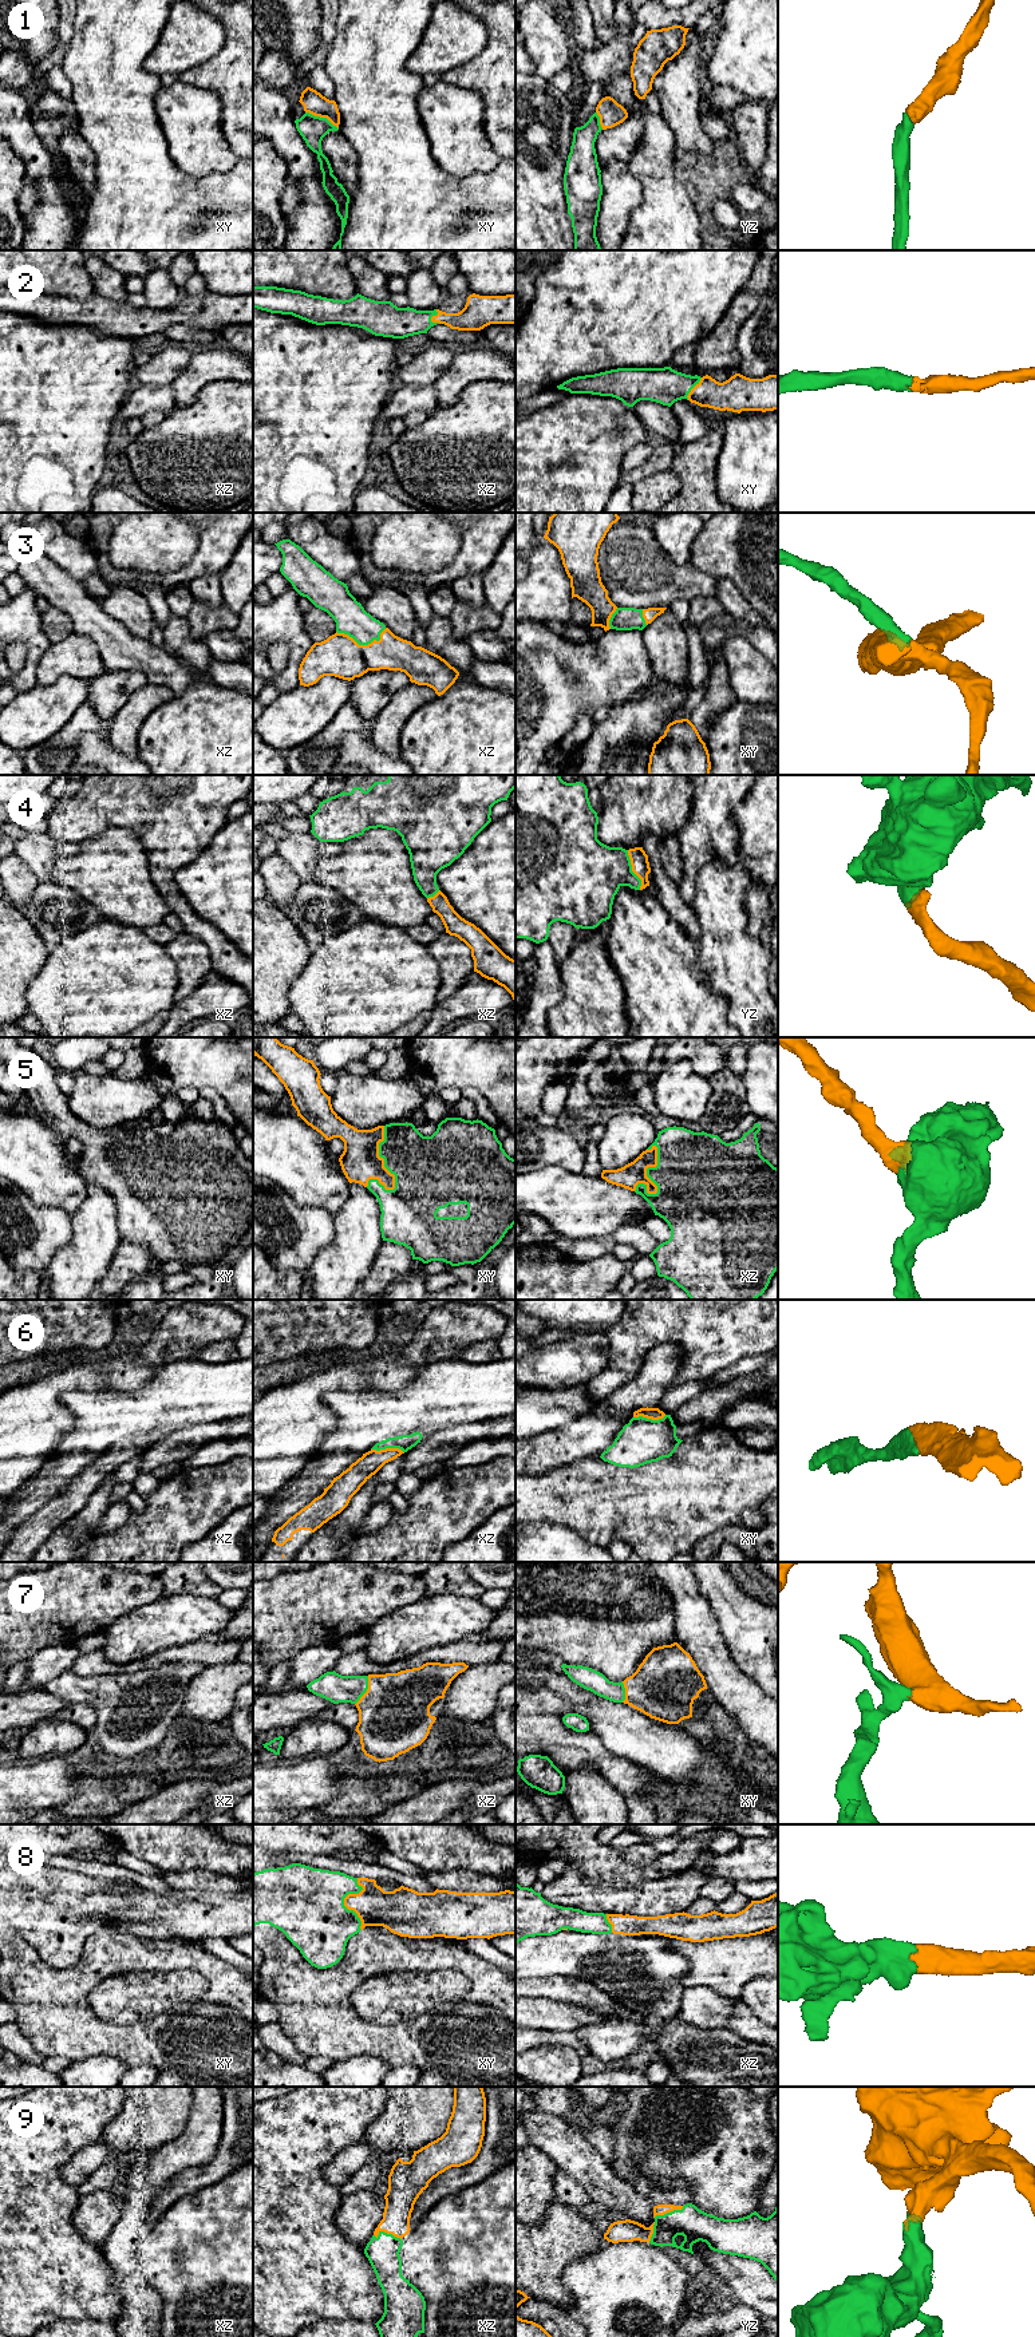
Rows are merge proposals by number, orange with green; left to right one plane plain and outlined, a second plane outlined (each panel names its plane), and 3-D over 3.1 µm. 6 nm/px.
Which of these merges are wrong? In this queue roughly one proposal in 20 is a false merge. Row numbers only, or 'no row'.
no row

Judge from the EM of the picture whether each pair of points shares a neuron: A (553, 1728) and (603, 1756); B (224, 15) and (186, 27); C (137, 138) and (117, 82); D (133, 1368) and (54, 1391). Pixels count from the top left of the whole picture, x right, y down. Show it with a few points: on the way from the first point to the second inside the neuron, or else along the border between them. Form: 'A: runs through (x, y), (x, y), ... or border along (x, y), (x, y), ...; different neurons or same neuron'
A: runs through (565, 1740), (573, 1748), (587, 1748), (591, 1751); same neuron
B: border along (209, 14), (224, 27), (224, 46), (221, 48); different neurons
C: runs through (123, 125), (117, 118), (117, 95); same neuron
D: runs through (113, 1371), (74, 1379); same neuron

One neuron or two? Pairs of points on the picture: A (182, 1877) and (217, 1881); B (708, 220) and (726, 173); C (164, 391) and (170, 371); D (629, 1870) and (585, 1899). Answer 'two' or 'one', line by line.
A: one
B: one
C: two
D: two

